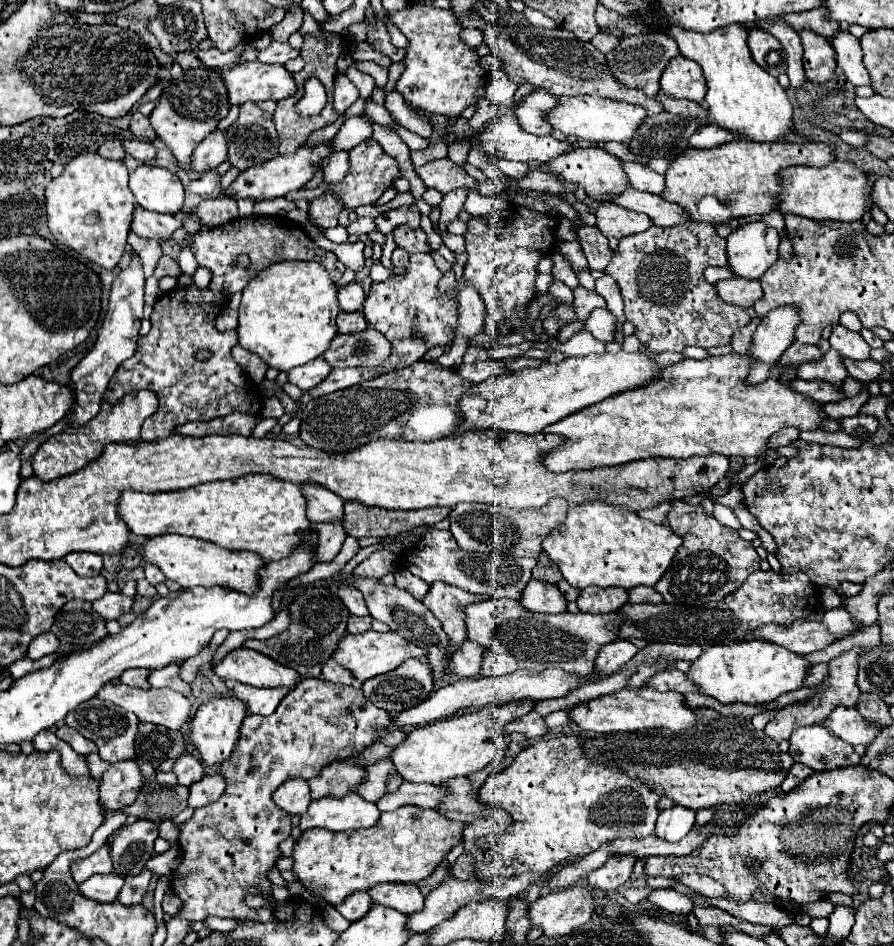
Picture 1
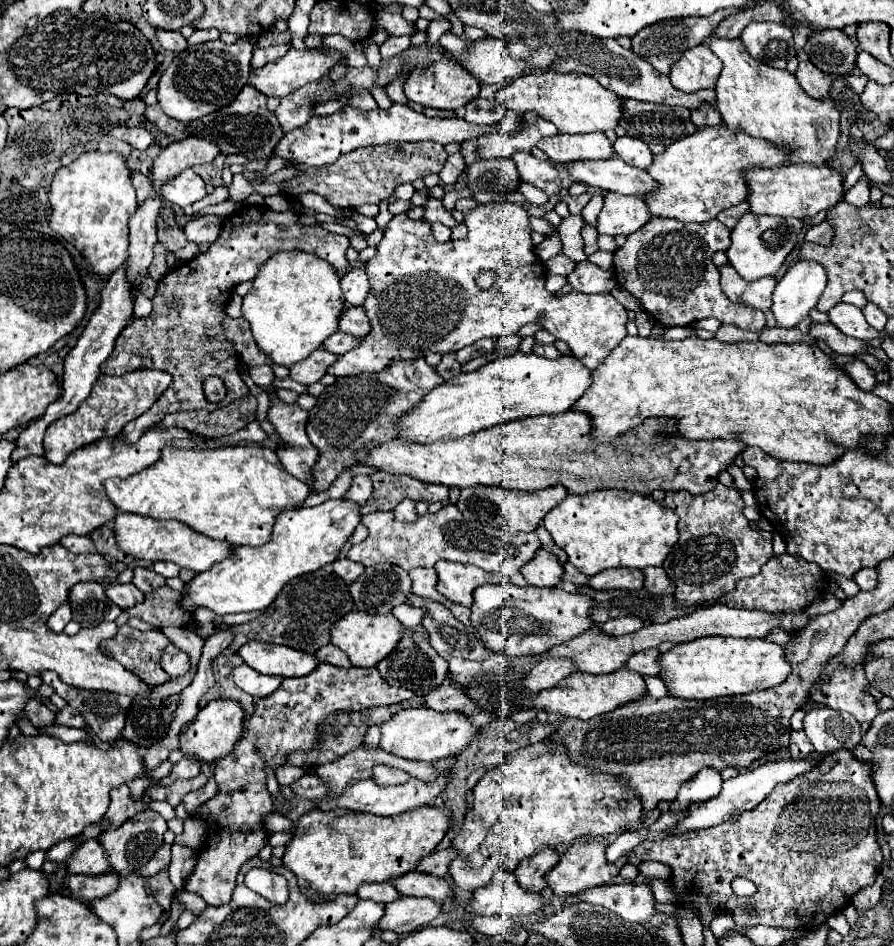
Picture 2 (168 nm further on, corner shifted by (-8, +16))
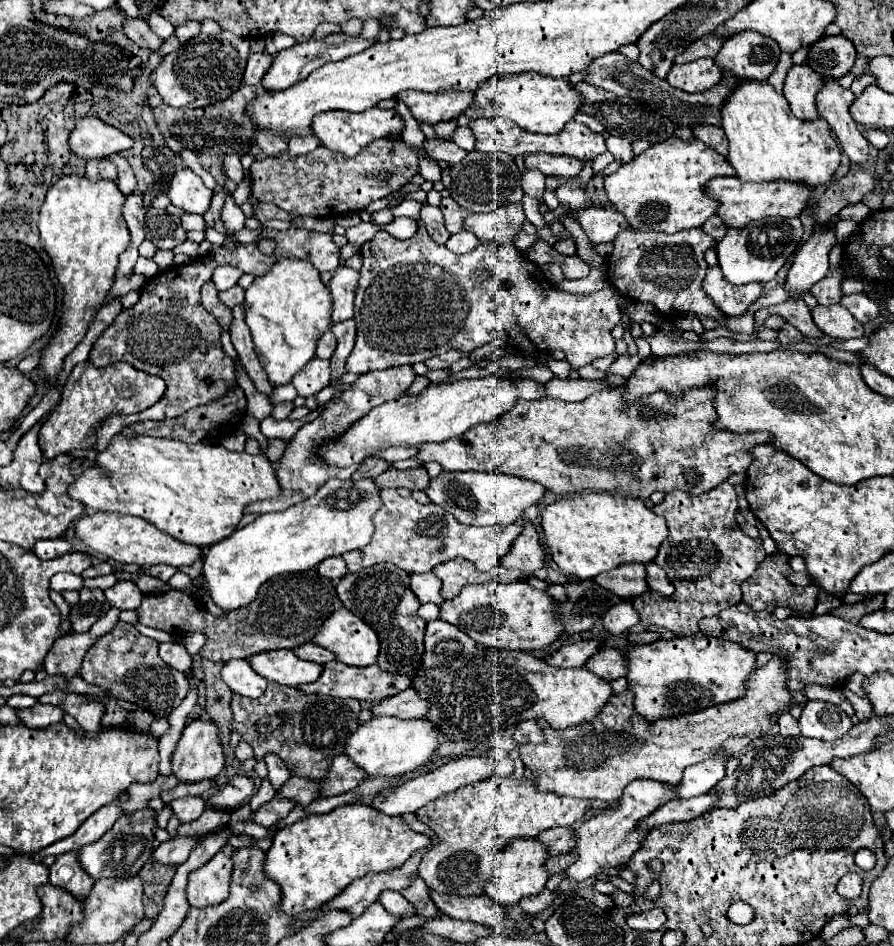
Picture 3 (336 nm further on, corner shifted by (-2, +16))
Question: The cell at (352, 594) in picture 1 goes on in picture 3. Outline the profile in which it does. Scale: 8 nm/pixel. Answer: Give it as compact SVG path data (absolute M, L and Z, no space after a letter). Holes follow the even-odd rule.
M327 558L327 560L323 560L323 564L317 566L317 570L321 576L325 576L329 580L337 580L347 574L347 566L341 558Z

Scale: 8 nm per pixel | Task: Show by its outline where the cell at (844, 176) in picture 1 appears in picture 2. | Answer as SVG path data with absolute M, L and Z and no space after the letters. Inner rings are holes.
M797 164L797 166L777 166L769 170L751 168L743 172L749 186L749 212L751 214L773 214L773 216L793 216L793 218L811 218L817 212L831 208L843 196L841 176L831 166L813 168L813 164Z

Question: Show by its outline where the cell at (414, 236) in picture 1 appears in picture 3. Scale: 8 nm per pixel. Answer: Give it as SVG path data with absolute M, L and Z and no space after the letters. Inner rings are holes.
M441 198L439 204L443 216L445 216L445 226L449 230L449 234L457 234L463 230L463 218L469 214L467 210L463 210L453 198Z

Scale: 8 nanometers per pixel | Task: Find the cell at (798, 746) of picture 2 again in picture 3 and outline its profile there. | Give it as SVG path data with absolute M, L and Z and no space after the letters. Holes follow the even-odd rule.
M783 712L783 714L779 716L777 724L779 724L779 728L781 728L779 734L781 734L783 738L789 738L789 736L801 736L799 724L797 724L797 720L795 720L789 712Z

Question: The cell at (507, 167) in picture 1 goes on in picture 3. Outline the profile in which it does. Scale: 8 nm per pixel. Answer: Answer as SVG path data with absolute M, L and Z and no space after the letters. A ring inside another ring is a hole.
M525 170L521 176L521 186L525 194L531 194L535 198L541 198L545 192L545 176L543 172L535 172L535 170Z

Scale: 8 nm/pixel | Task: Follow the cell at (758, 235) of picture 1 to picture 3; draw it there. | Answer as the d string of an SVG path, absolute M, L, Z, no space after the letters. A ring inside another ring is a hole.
M763 218L753 220L745 228L729 228L723 240L717 244L717 258L723 276L731 284L749 282L769 282L775 278L779 268L797 250L803 236L803 226L799 218Z

